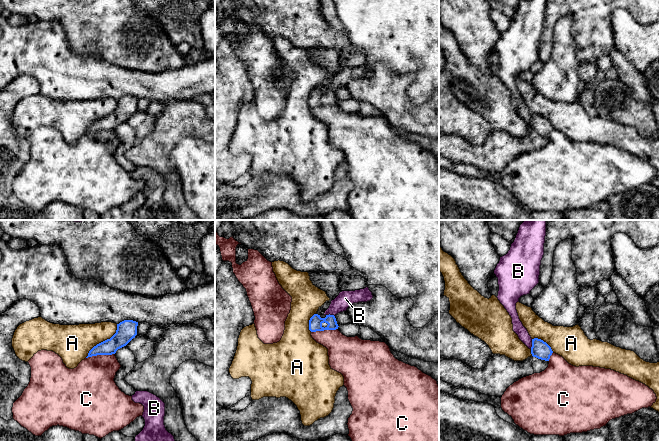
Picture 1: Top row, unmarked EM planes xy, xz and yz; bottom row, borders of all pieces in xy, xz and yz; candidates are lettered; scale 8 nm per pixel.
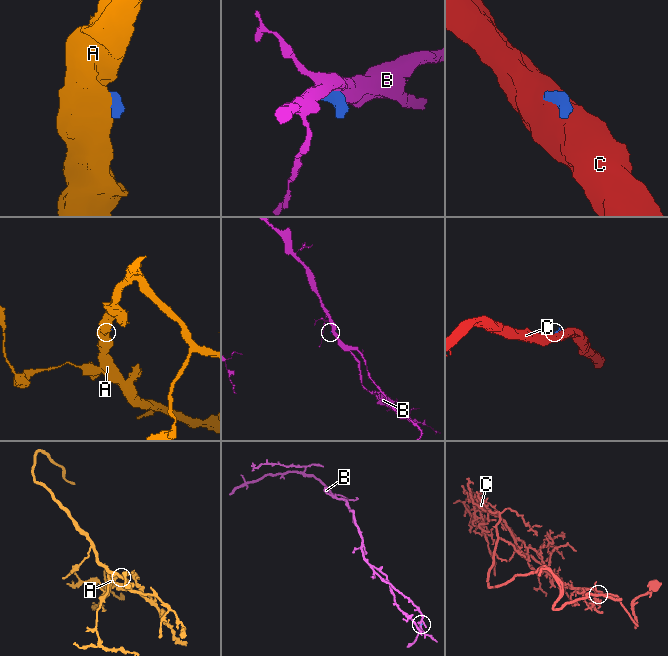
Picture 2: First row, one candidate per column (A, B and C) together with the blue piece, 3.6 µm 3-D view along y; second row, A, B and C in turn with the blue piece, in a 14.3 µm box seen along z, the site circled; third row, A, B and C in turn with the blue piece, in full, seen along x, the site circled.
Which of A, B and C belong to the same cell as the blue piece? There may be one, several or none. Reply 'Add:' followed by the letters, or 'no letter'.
Add: no letter

